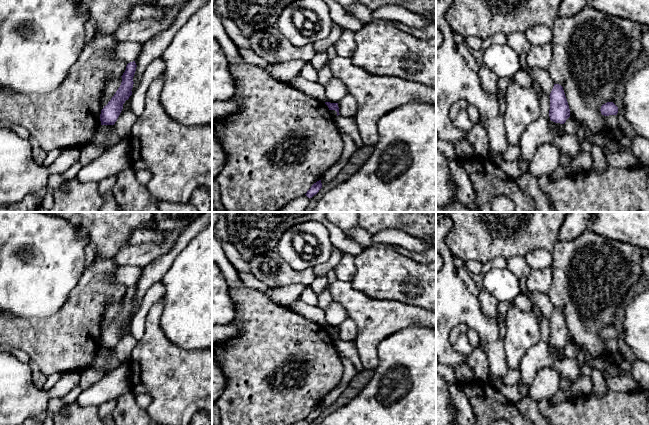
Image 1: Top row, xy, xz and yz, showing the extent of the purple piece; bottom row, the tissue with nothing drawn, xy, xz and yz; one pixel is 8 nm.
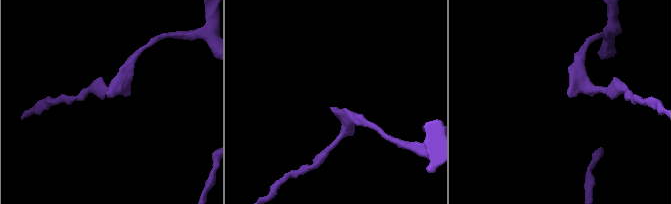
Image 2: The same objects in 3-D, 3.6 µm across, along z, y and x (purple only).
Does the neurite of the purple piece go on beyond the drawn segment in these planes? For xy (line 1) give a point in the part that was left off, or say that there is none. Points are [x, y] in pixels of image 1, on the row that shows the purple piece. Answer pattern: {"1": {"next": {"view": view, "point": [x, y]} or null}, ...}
{"1": {"next": null}}

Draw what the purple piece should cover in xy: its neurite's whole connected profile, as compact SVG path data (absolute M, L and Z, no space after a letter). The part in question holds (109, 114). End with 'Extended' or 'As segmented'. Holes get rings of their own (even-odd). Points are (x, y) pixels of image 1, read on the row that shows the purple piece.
M135 61L130 62L126 66L126 70L123 73L122 82L114 96L108 102L106 106L101 110L100 121L101 125L114 125L117 121L122 109L123 104L132 95L133 77L136 71Z. As segmented

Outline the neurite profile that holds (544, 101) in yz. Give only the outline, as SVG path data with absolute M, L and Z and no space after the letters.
M542 90L541 98L539 100L541 116L548 121L548 127L551 133L556 136L559 130L564 130L564 125L560 123L555 123L550 120L549 110L550 110L550 97Z

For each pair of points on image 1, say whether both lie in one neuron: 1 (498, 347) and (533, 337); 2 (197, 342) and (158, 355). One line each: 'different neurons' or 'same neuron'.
1: different neurons
2: different neurons

